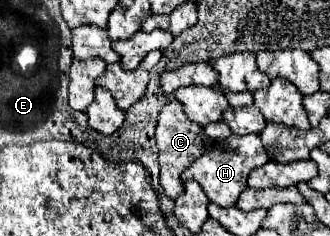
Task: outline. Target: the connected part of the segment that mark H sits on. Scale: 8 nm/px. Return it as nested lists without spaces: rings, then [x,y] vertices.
[[[250,133],[250,135],[230,135],[228,139],[220,141],[212,151],[204,153],[202,157],[198,157],[186,171],[182,171],[180,179],[182,181],[198,181],[202,191],[206,193],[206,197],[220,205],[220,207],[234,207],[240,193],[246,189],[246,179],[248,173],[254,167],[262,167],[264,163],[268,163],[268,155],[266,149],[260,141],[258,135]]]

